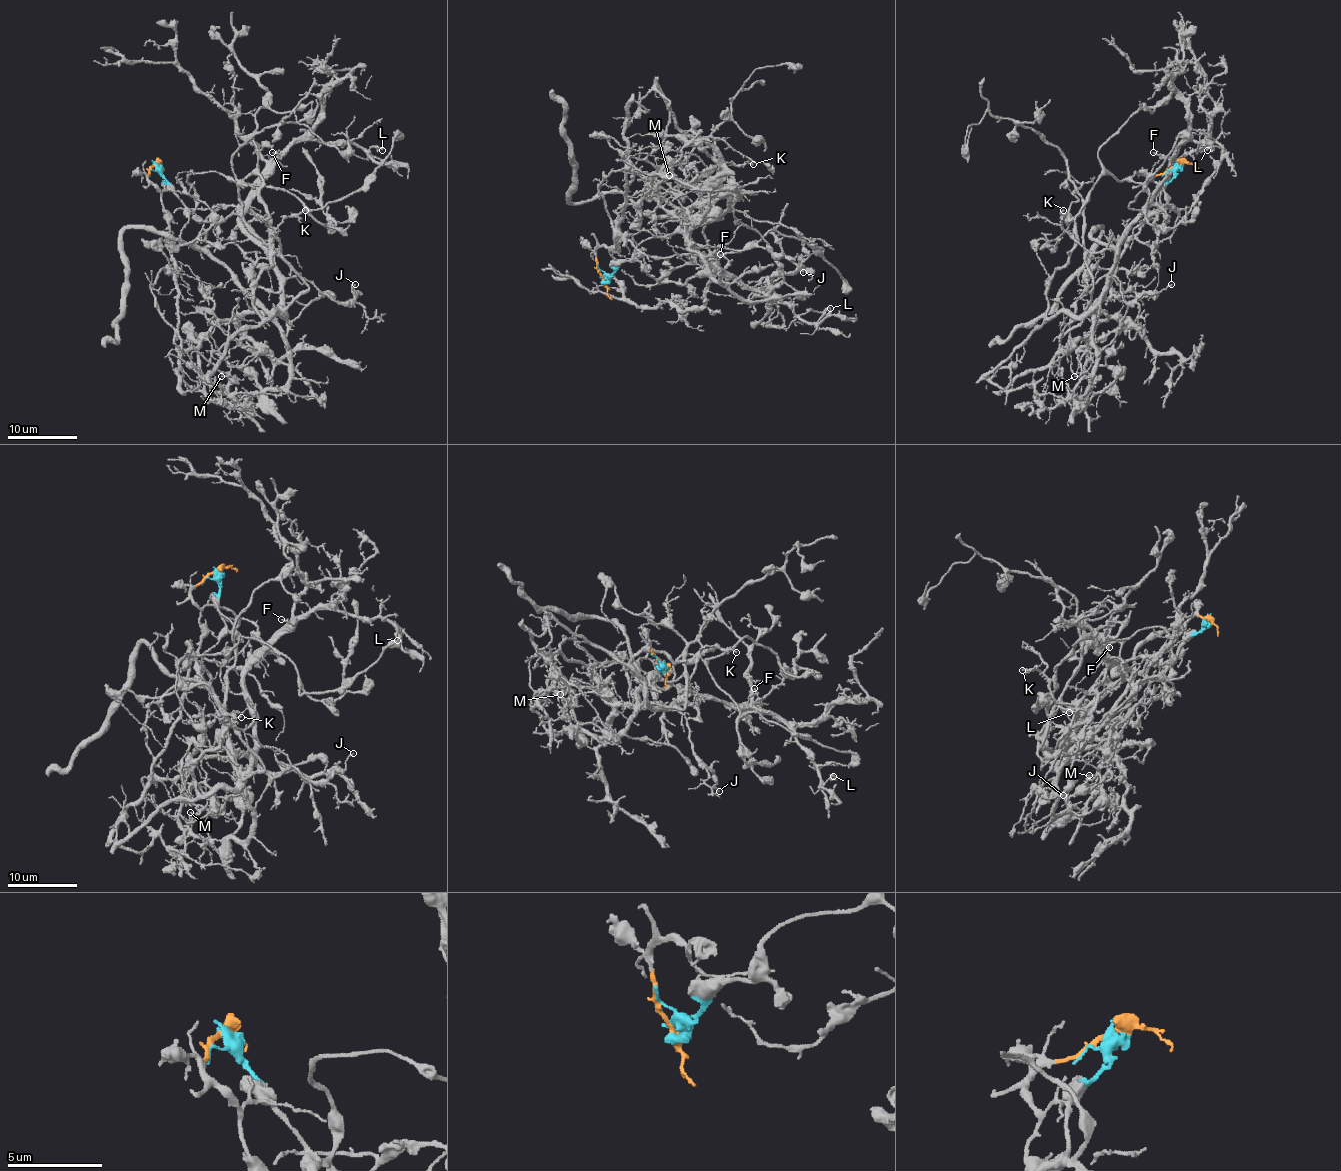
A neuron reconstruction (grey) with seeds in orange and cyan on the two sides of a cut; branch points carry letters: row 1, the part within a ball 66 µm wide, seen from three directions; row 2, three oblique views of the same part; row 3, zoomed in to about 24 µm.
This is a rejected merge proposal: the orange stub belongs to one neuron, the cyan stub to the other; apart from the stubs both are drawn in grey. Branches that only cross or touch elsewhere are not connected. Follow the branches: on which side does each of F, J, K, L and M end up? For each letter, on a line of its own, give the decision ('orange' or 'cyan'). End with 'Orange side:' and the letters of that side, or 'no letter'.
F: cyan
J: cyan
K: cyan
L: cyan
M: orange
Orange side: M

